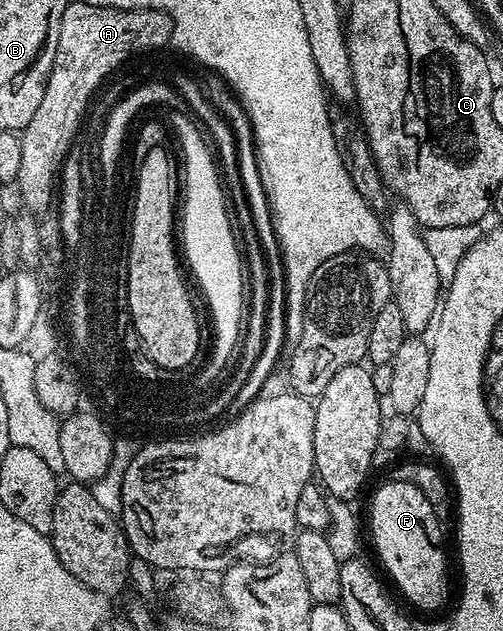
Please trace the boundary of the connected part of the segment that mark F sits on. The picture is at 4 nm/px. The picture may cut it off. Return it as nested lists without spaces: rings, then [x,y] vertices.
[[[387,480],[370,498],[370,534],[378,549],[378,558],[399,592],[422,610],[440,609],[450,594],[442,526],[432,504],[428,504],[428,496],[412,484]]]

